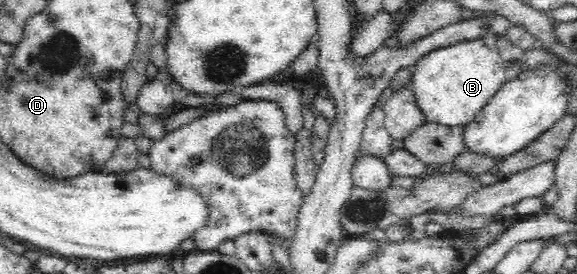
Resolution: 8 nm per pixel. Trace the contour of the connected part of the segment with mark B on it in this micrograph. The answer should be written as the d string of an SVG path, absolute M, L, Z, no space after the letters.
M487 33L481 38L427 53L413 66L408 87L413 92L425 122L447 127L462 126L474 120L505 83L505 65L498 52L495 36Z

